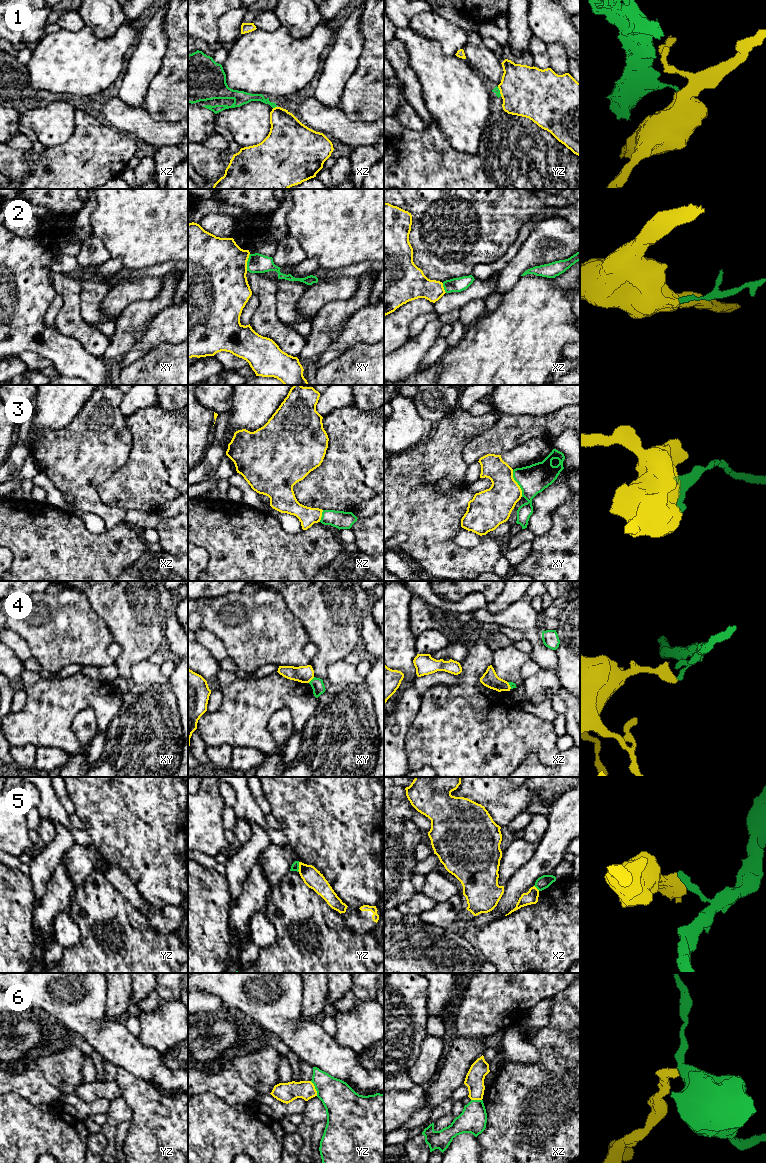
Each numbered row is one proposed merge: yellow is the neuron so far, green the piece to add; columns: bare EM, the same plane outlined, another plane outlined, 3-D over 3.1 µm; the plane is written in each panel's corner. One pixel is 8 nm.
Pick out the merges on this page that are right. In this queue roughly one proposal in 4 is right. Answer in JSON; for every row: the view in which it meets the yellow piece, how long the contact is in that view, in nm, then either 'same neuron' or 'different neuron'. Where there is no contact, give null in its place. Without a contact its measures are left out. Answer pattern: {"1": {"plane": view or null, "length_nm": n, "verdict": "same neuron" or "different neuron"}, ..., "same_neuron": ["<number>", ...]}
{"1": {"plane": "xz", "length_nm": 40, "verdict": "different neuron"}, "2": {"plane": "xy", "length_nm": 140, "verdict": "different neuron"}, "3": {"plane": "xy", "length_nm": 240, "verdict": "different neuron"}, "4": {"plane": "xy", "length_nm": 70, "verdict": "different neuron"}, "5": {"plane": "yz", "length_nm": 80, "verdict": "different neuron"}, "6": {"plane": "yz", "length_nm": 130, "verdict": "different neuron"}, "same_neuron": []}

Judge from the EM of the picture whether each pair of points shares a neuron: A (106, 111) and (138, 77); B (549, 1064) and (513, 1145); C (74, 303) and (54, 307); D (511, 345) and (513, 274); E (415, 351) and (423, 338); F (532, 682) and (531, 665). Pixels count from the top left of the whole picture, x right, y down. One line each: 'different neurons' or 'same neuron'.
A: different neurons
B: same neuron
C: different neurons
D: different neurons
E: same neuron
F: different neurons

